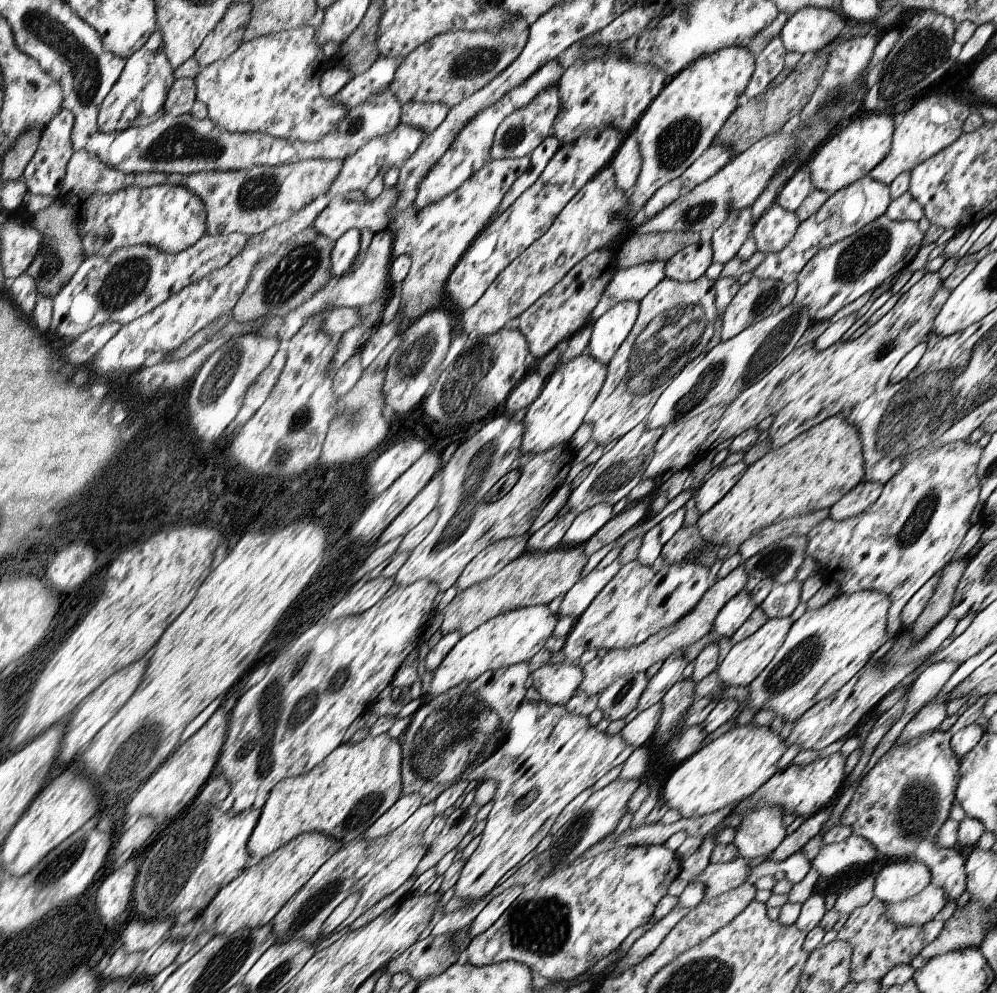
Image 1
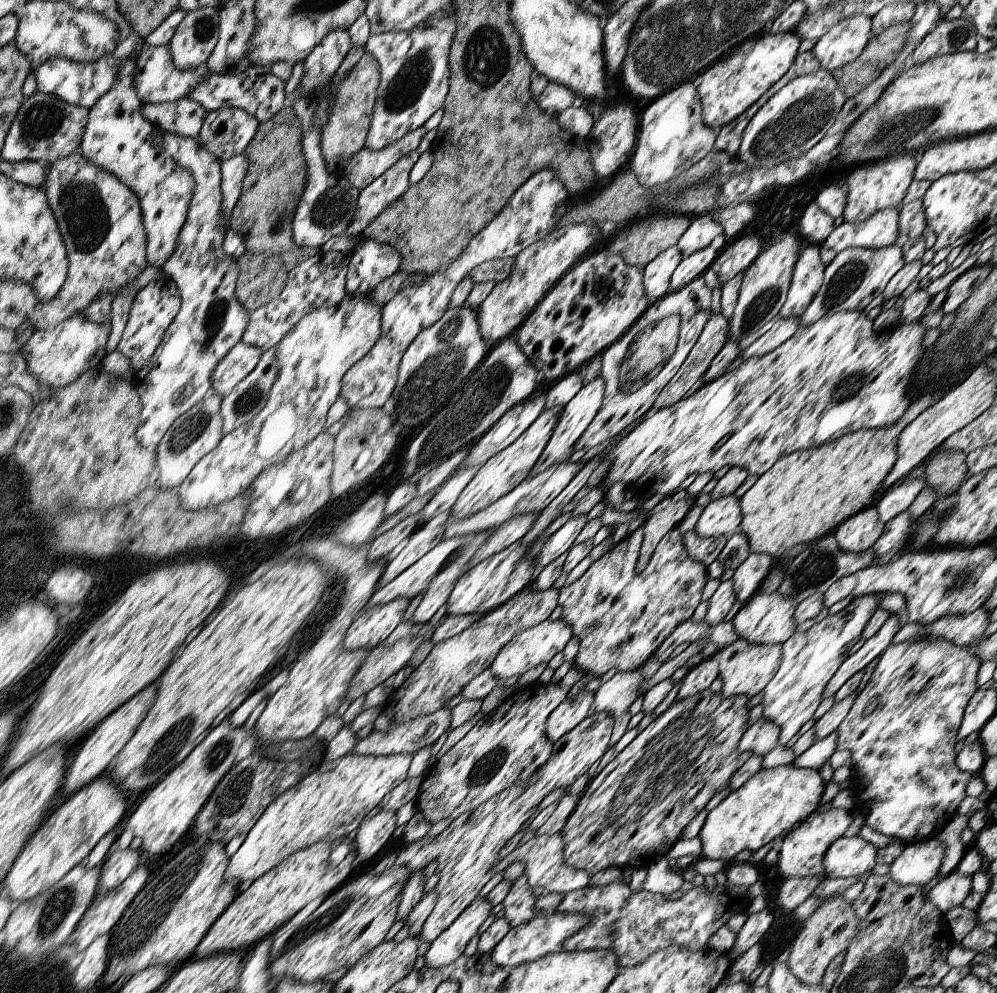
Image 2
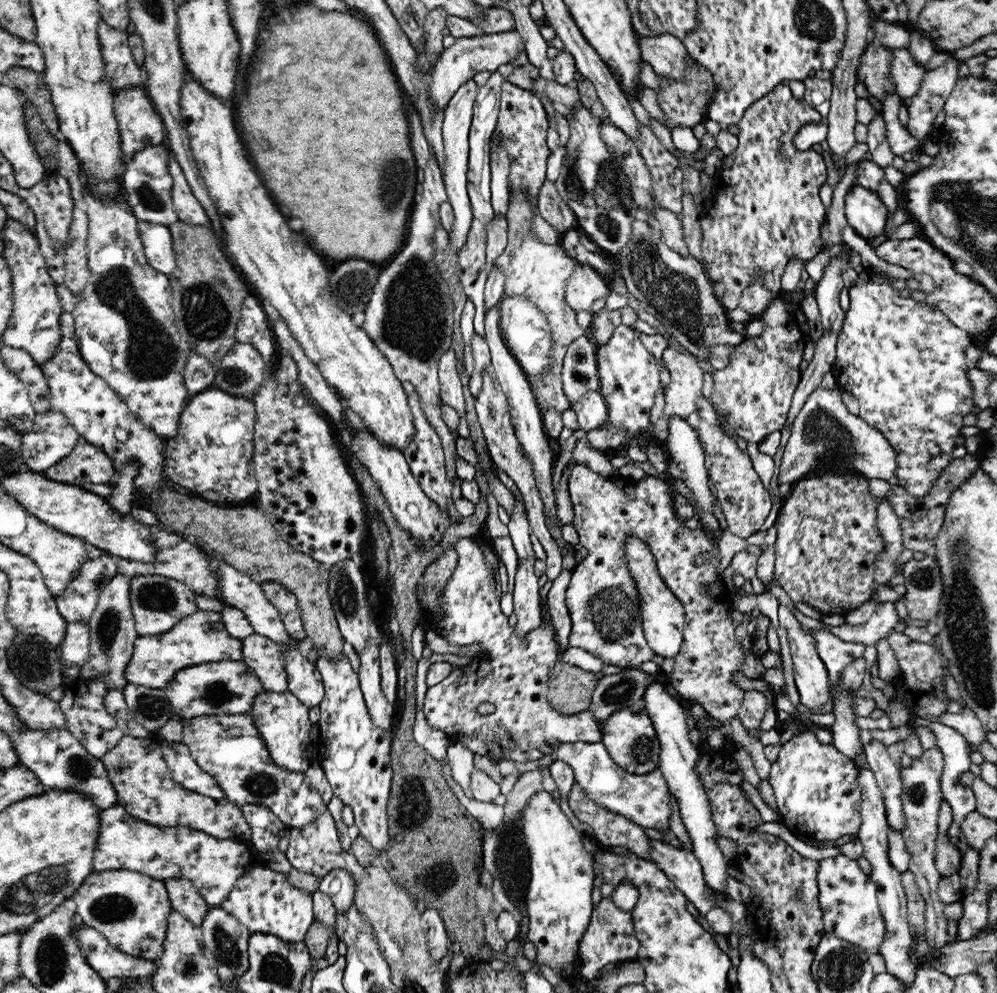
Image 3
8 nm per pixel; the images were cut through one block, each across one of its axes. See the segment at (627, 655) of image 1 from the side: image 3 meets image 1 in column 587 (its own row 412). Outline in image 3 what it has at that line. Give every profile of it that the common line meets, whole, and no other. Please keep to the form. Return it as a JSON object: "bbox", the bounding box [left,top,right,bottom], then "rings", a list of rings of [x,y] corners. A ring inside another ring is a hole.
{"bbox":[652,348,704,442],"rings":[[[674,348],[662,350],[662,362],[670,372],[670,384],[664,392],[664,412],[652,430],[652,440],[666,442],[668,440],[668,422],[674,416],[680,416],[688,422],[696,412],[696,402],[702,396],[704,372],[700,370],[700,362],[696,362],[690,354],[680,354]]]}

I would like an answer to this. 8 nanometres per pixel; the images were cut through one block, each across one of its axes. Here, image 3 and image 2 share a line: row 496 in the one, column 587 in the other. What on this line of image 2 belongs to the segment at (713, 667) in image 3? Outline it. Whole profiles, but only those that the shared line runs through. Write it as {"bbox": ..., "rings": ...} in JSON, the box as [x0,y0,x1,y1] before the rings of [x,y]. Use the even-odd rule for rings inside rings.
{"bbox":[557,526,707,678],"rings":[[[643,526],[637,528],[635,532],[631,532],[631,534],[629,534],[627,538],[623,538],[621,542],[617,542],[609,552],[605,552],[599,560],[595,560],[595,562],[589,566],[589,570],[587,570],[577,582],[573,582],[569,588],[561,588],[561,592],[559,592],[557,604],[563,608],[563,616],[561,616],[561,618],[573,628],[573,636],[579,640],[579,650],[577,650],[577,656],[575,656],[575,660],[573,660],[573,668],[577,668],[577,670],[583,672],[583,674],[589,674],[589,676],[593,676],[593,678],[601,678],[601,676],[603,676],[607,670],[611,670],[611,668],[617,670],[617,672],[621,672],[621,674],[631,674],[633,670],[641,668],[641,666],[645,664],[645,660],[651,658],[651,656],[657,652],[657,648],[669,638],[669,634],[673,634],[673,630],[677,630],[681,624],[685,624],[685,622],[689,620],[689,616],[693,614],[695,606],[699,604],[699,592],[701,592],[701,588],[703,588],[705,580],[707,580],[705,564],[695,562],[695,560],[687,554],[685,544],[683,544],[683,534],[679,532],[679,528],[669,530],[669,532],[659,540],[659,544],[655,546],[655,552],[653,552],[649,564],[647,564],[645,568],[637,570],[637,566],[639,566],[639,556],[641,556],[641,554],[639,554],[641,544],[643,544]]]}

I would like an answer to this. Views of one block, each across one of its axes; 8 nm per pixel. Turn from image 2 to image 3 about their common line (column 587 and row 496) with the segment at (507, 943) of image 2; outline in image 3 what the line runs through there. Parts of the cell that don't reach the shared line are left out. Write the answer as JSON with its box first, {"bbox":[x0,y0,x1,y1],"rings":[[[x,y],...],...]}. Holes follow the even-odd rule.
{"bbox":[832,270,976,496],"rings":[[[862,270],[856,284],[848,290],[850,306],[836,336],[836,360],[832,376],[840,390],[850,392],[858,400],[858,416],[878,430],[888,446],[896,452],[896,478],[910,496],[926,496],[934,480],[952,462],[954,438],[960,436],[962,416],[970,414],[974,400],[970,380],[966,378],[964,348],[976,344],[968,332],[950,324],[948,318],[926,302],[914,302],[890,282],[894,278],[884,272]]]}

